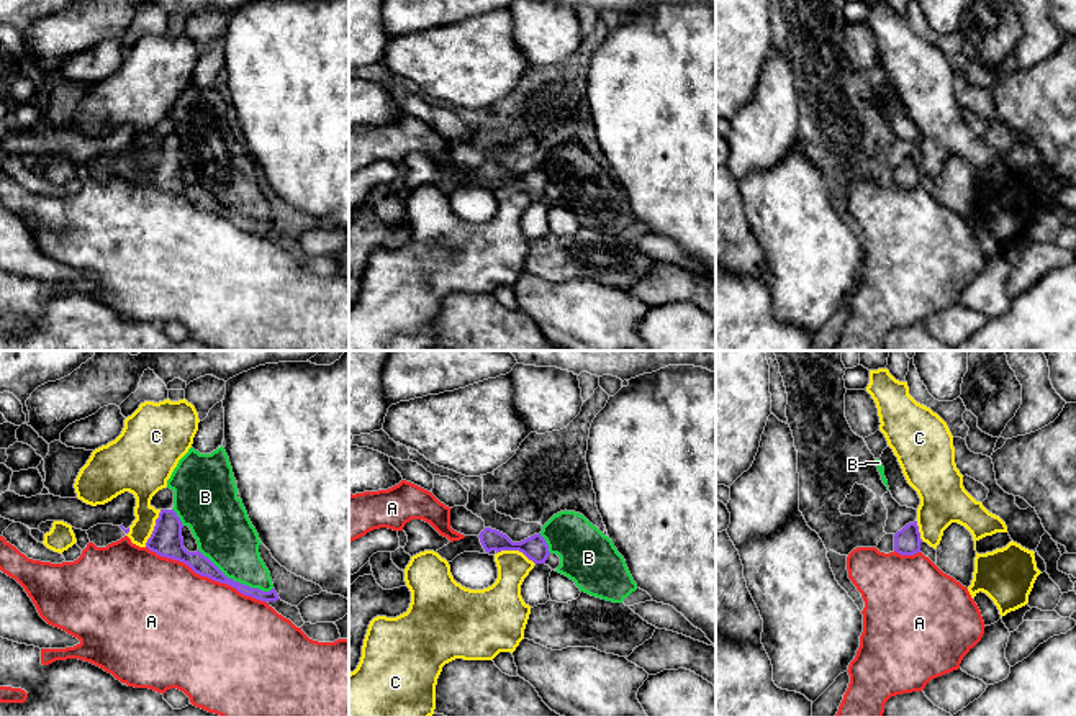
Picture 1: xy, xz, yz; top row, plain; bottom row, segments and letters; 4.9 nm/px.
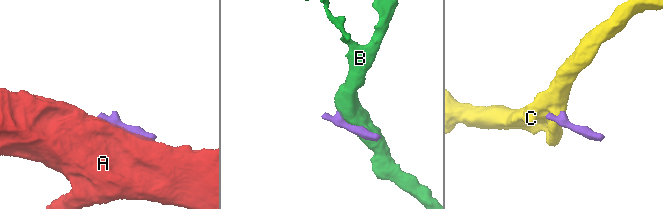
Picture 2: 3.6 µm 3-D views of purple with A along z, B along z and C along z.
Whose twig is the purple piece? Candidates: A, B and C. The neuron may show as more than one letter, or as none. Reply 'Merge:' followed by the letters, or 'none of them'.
Merge: none of them

